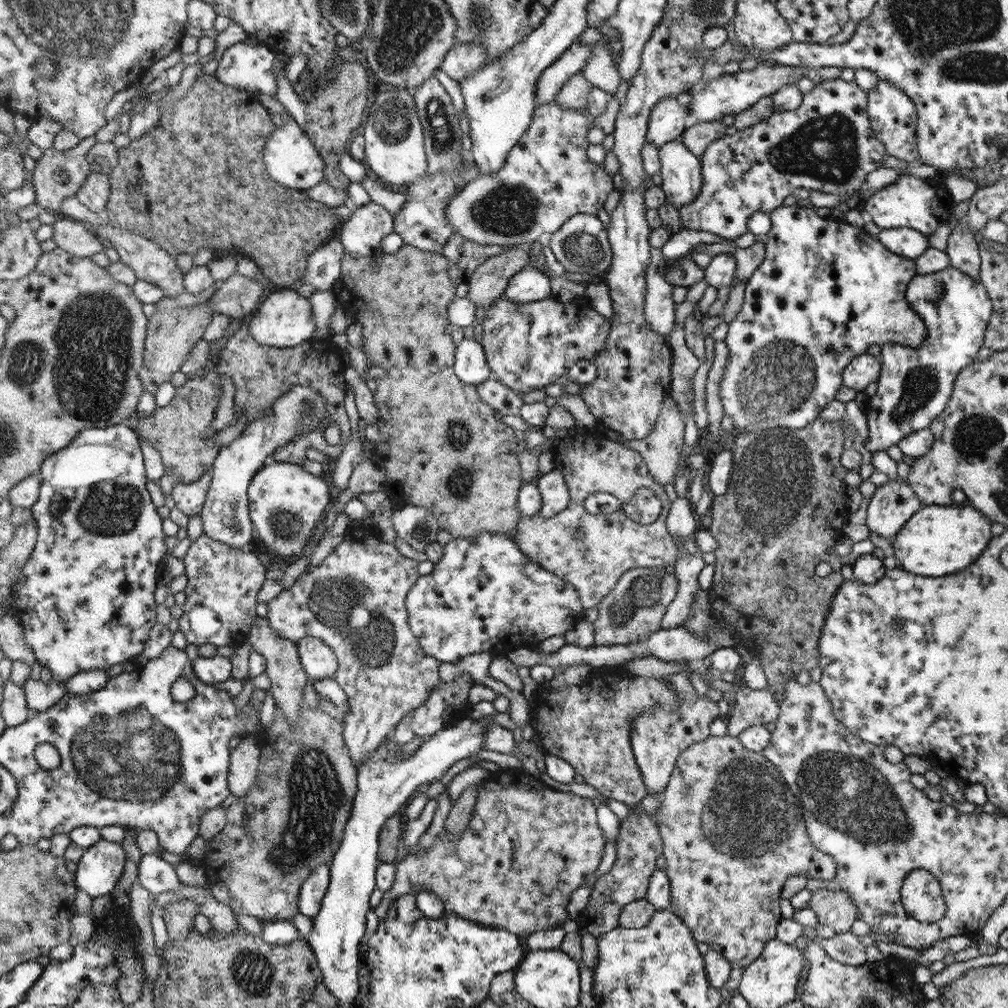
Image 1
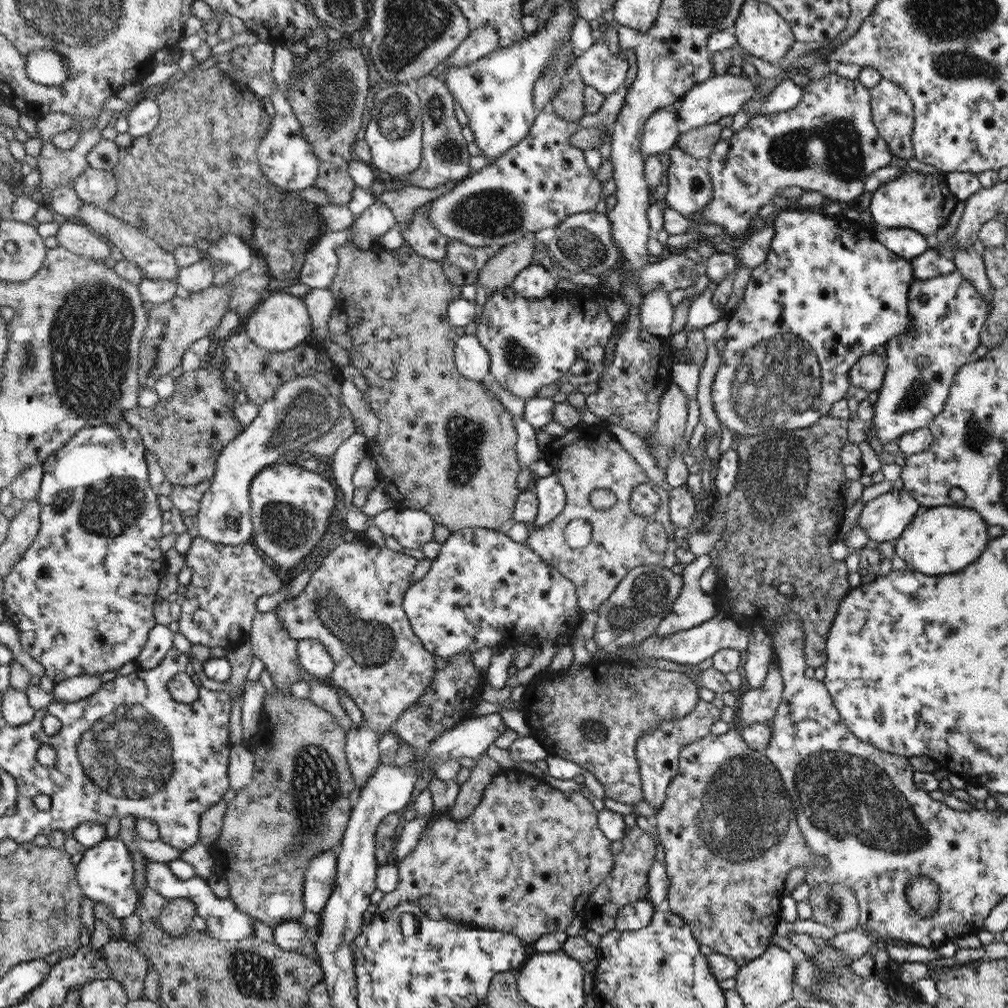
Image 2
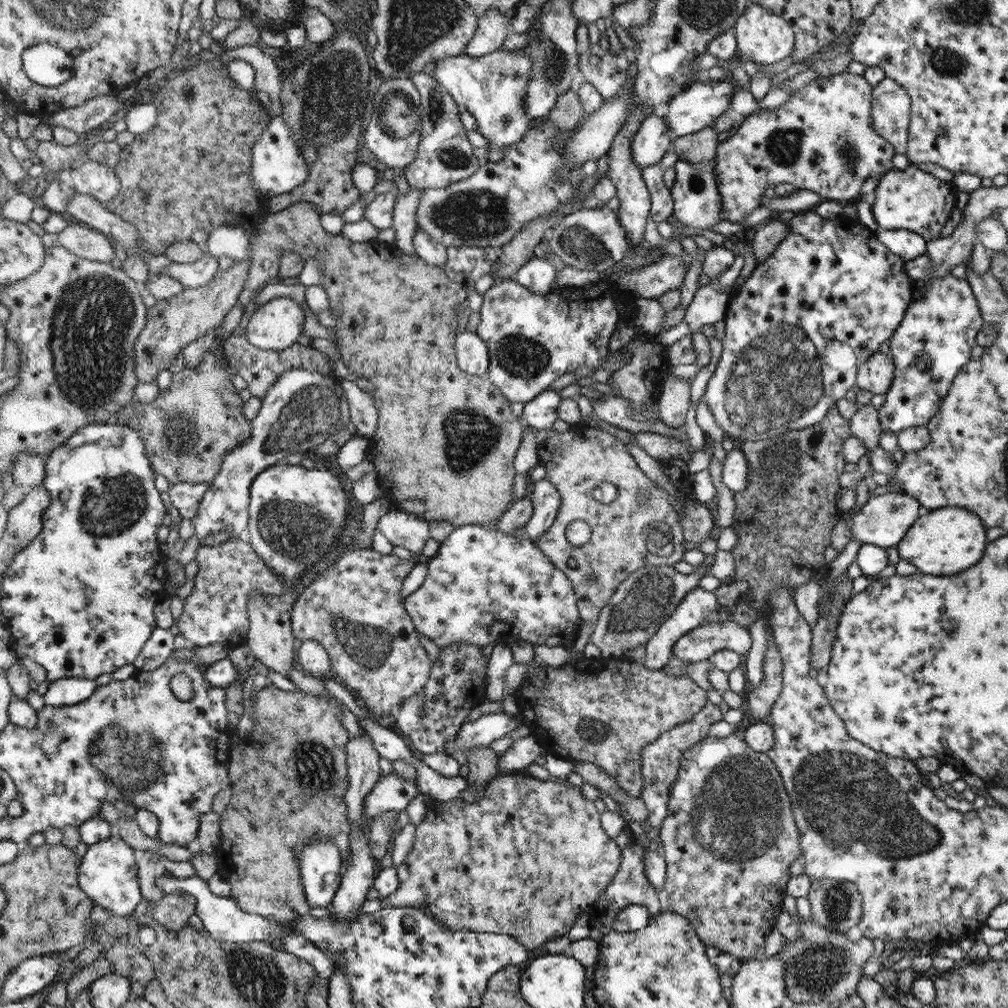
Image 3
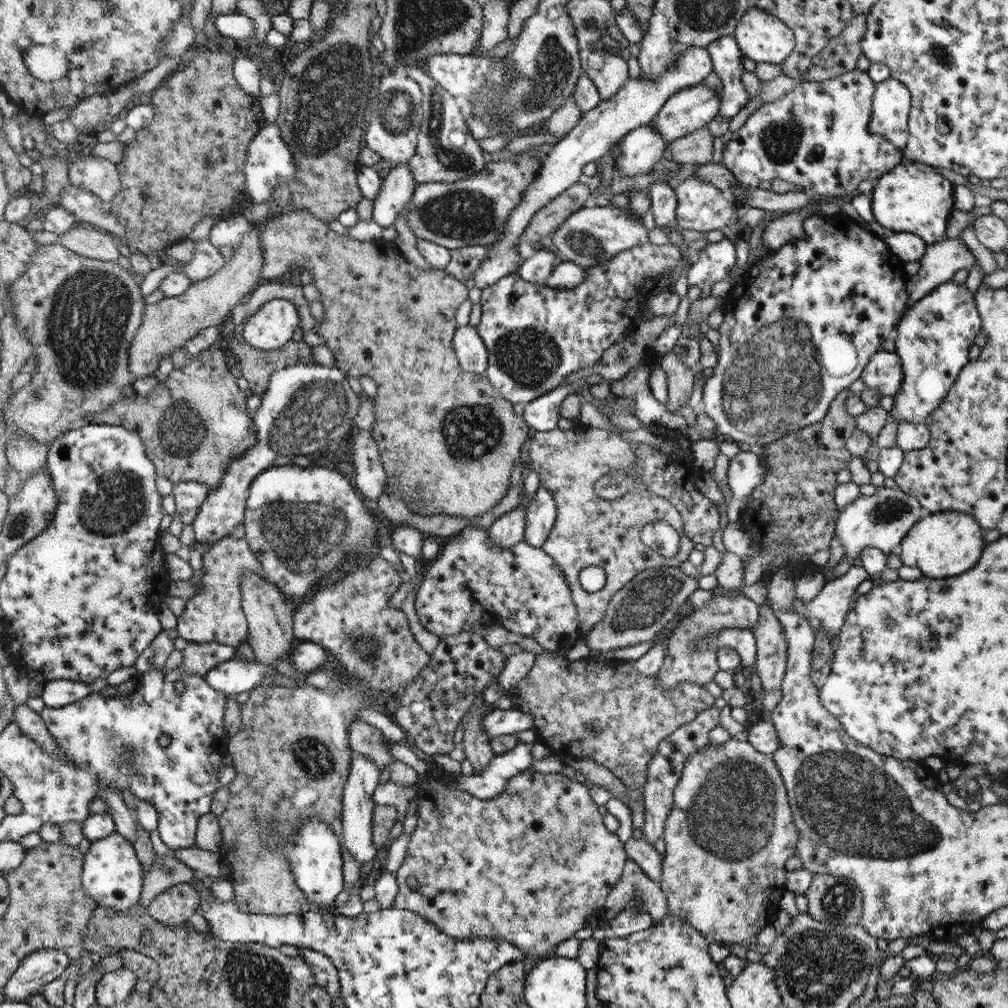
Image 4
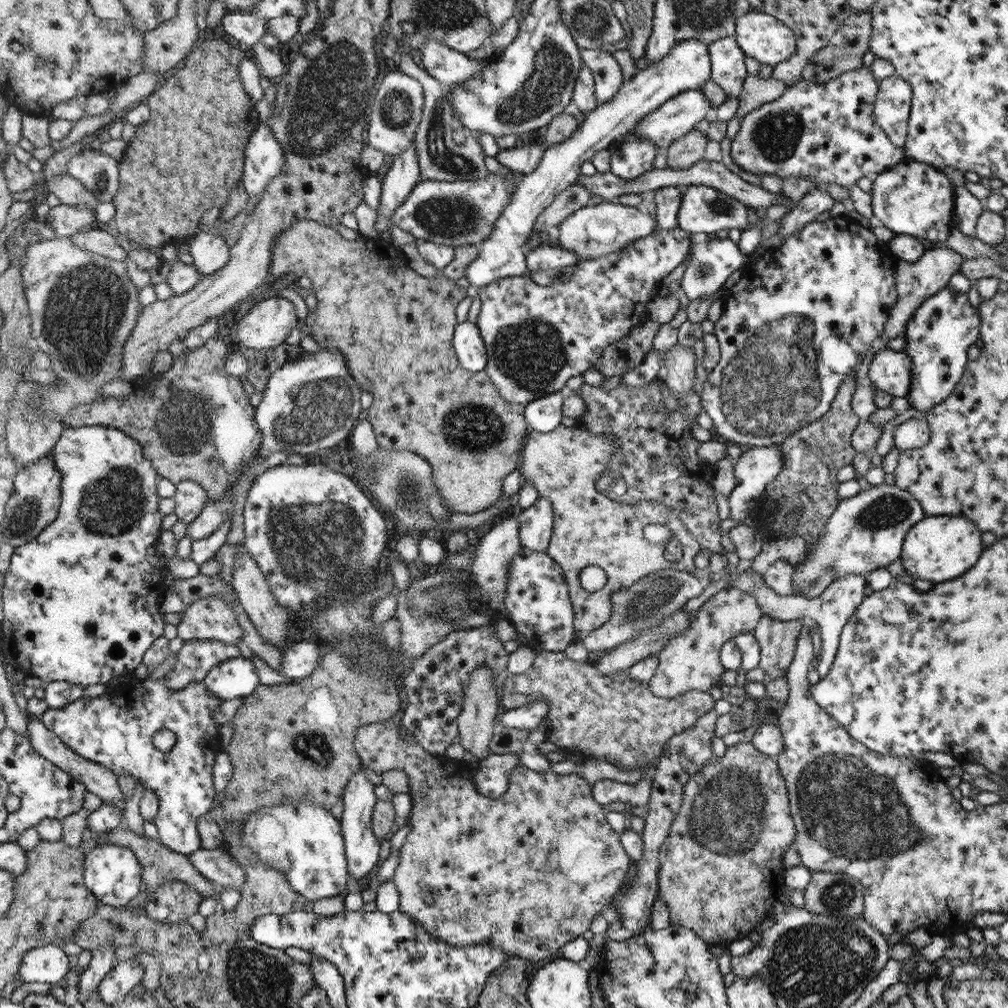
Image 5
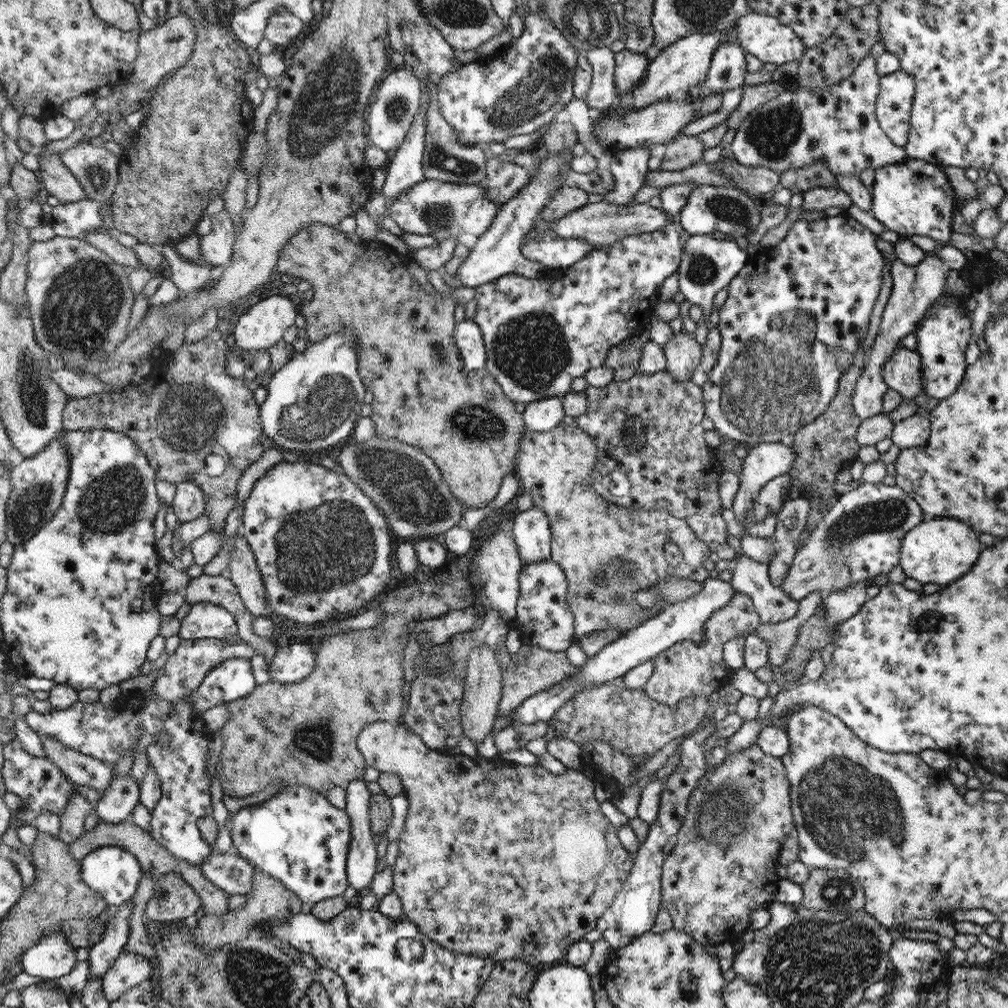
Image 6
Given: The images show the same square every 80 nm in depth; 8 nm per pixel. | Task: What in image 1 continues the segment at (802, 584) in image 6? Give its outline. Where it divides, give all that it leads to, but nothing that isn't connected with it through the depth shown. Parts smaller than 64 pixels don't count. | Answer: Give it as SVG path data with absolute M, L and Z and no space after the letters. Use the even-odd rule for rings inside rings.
M886 481L868 504L865 523L870 532L893 539L924 505L908 481Z

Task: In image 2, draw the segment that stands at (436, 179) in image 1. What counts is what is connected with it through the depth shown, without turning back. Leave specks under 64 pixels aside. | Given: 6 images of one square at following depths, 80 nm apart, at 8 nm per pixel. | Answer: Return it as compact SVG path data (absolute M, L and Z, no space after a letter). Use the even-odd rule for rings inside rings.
M419 206L407 223L408 228L402 230L405 242L419 255L433 261L442 261L447 254L448 240L434 228L427 206Z

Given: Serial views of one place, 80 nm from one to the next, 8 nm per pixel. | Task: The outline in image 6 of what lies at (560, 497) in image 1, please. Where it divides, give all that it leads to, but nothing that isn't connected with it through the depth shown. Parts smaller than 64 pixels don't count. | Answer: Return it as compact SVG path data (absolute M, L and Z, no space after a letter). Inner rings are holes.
M540 508L518 511L513 516L513 537L523 564L551 560L552 528L547 512Z

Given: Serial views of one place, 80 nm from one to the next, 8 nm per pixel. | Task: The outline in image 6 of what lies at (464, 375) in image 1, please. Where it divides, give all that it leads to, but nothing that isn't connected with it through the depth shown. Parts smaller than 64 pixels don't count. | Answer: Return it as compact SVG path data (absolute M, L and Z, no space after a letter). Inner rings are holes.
M465 319L456 324L455 341L462 354L466 368L482 370L487 364L487 347L482 329L476 321Z

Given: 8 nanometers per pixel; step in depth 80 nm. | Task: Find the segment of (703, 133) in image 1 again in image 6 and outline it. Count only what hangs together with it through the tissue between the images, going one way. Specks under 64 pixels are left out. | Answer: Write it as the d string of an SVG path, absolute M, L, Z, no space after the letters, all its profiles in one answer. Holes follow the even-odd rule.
M676 135L666 144L659 170L679 171L690 167L702 158L704 150L705 146L699 135Z

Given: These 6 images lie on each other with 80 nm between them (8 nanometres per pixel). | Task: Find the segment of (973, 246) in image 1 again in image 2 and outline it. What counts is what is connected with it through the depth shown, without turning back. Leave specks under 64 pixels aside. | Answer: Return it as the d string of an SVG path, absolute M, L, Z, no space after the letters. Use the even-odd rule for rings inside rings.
M962 247L956 249L953 256L955 267L960 271L975 287L977 291L985 298L991 312L991 300L993 299L993 290L990 286L988 275L983 263L983 258L978 254L974 247Z

